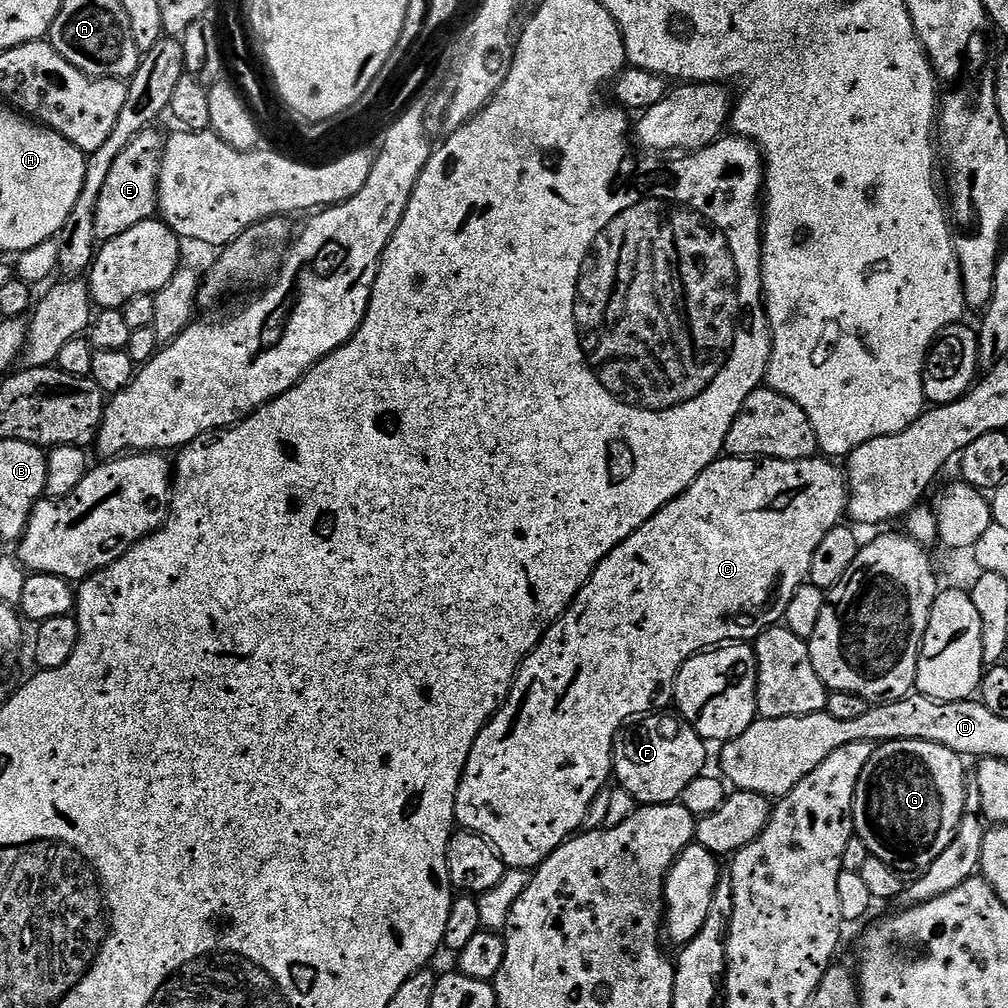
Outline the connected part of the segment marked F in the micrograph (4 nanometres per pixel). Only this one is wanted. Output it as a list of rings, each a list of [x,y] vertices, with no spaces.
[[[668,714],[645,715],[627,730],[621,730],[612,747],[612,771],[615,783],[620,783],[637,800],[635,803],[640,806],[677,803],[680,795],[686,790],[686,786],[690,786],[690,782],[694,782],[694,778],[698,778],[705,771],[704,763],[708,760],[709,745],[706,741],[679,715],[664,715]]]

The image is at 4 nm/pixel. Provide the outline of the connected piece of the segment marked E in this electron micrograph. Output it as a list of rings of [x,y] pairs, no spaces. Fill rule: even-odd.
[[[149,130],[138,134],[122,154],[118,154],[118,162],[110,166],[110,175],[106,178],[106,183],[102,186],[102,194],[98,194],[98,206],[94,210],[94,230],[97,241],[113,240],[118,238],[118,234],[126,234],[130,226],[138,226],[138,222],[151,220],[158,212],[158,189],[160,186],[160,159],[164,153],[163,135],[159,136],[156,130]]]

